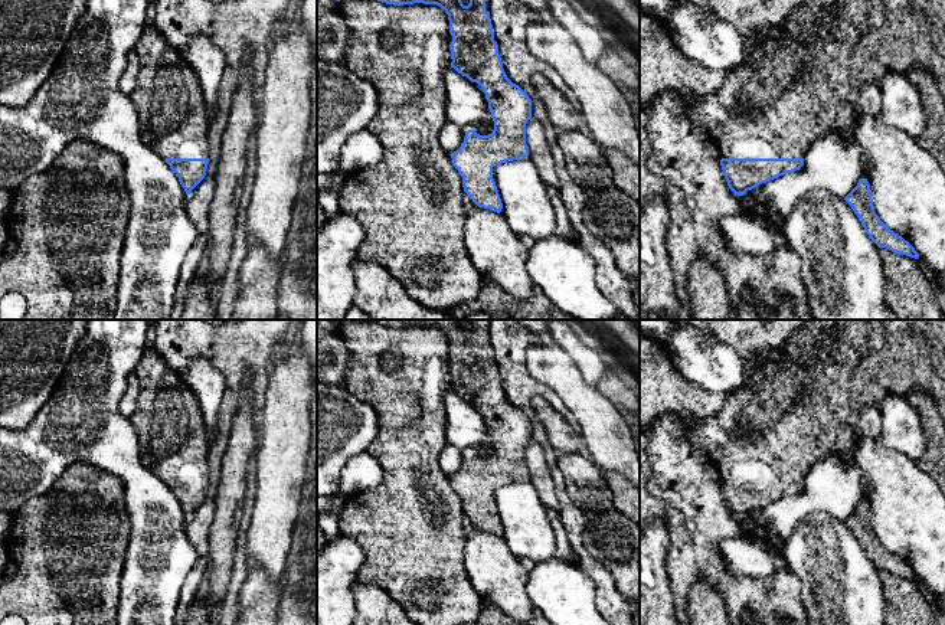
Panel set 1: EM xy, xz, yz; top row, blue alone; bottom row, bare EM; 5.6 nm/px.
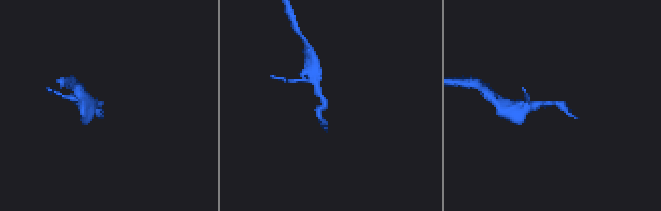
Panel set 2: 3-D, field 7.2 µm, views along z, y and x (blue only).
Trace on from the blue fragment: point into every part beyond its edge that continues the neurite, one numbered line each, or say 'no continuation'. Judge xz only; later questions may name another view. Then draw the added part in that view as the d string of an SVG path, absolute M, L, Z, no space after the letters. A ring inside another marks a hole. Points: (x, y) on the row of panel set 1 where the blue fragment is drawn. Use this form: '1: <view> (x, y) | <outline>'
1: xz (487, 130) | M485 99L485 101L487 101L487 99ZM487 101L487 114L488 114L488 117L490 117L490 124L488 124L487 127L484 127L484 128L481 128L481 127L468 127L468 128L462 130L462 132L464 132L462 143L464 143L464 138L465 138L465 132L467 132L468 130L474 130L474 131L475 131L477 134L480 134L480 135L488 135L488 134L493 132L493 130L494 130L494 121L493 121L493 118L491 118L491 112L490 112L490 109L488 109L488 101Z

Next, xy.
1: xy (173, 117) | M148 23L135 49L140 69L130 98L137 108L143 141L164 160L209 158L210 112L199 78L179 52L161 49L161 42L161 36Z

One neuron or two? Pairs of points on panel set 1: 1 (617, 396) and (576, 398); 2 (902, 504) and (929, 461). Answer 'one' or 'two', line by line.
1: two
2: two

